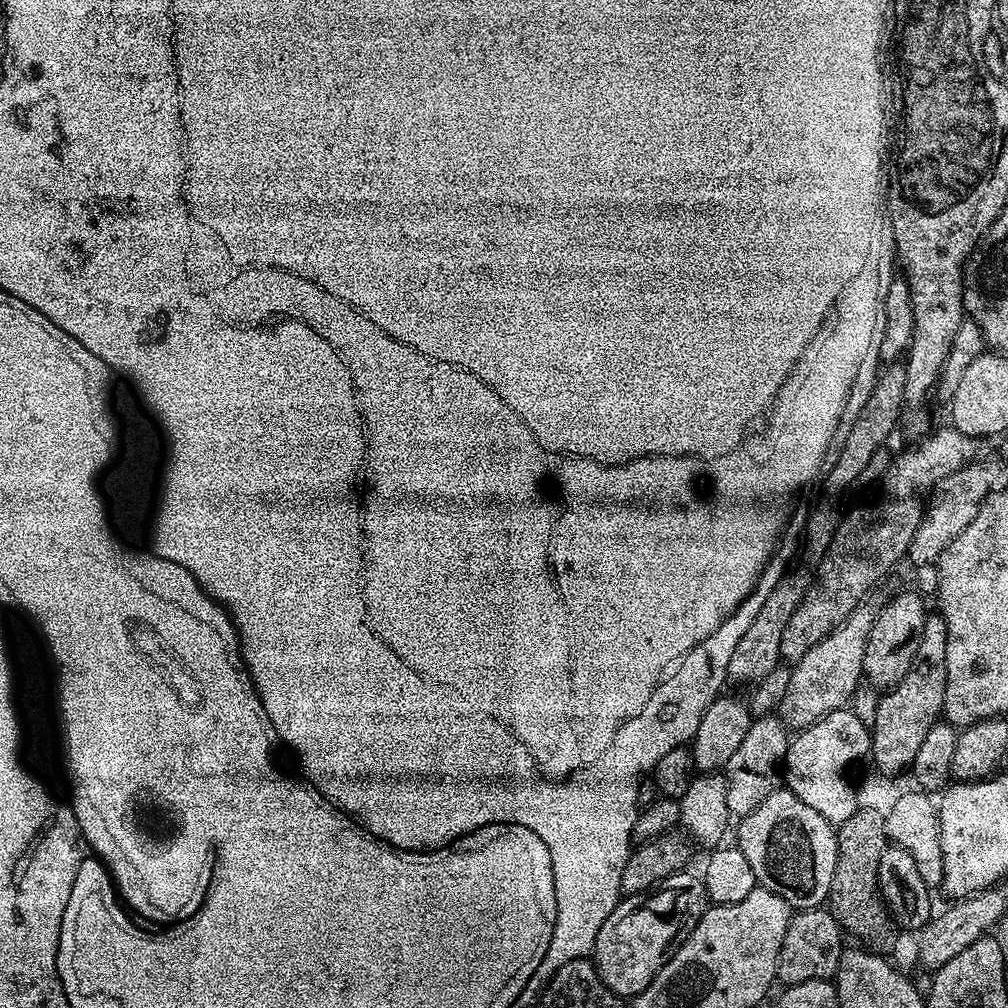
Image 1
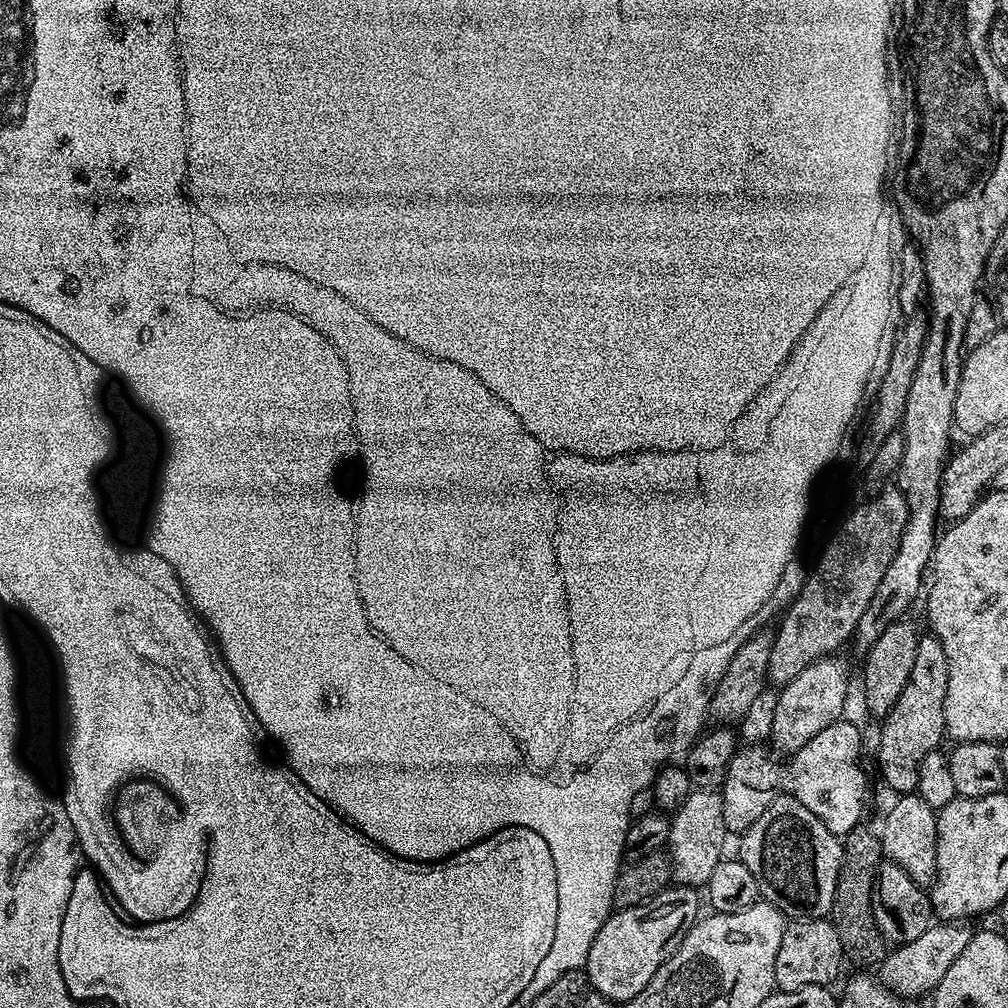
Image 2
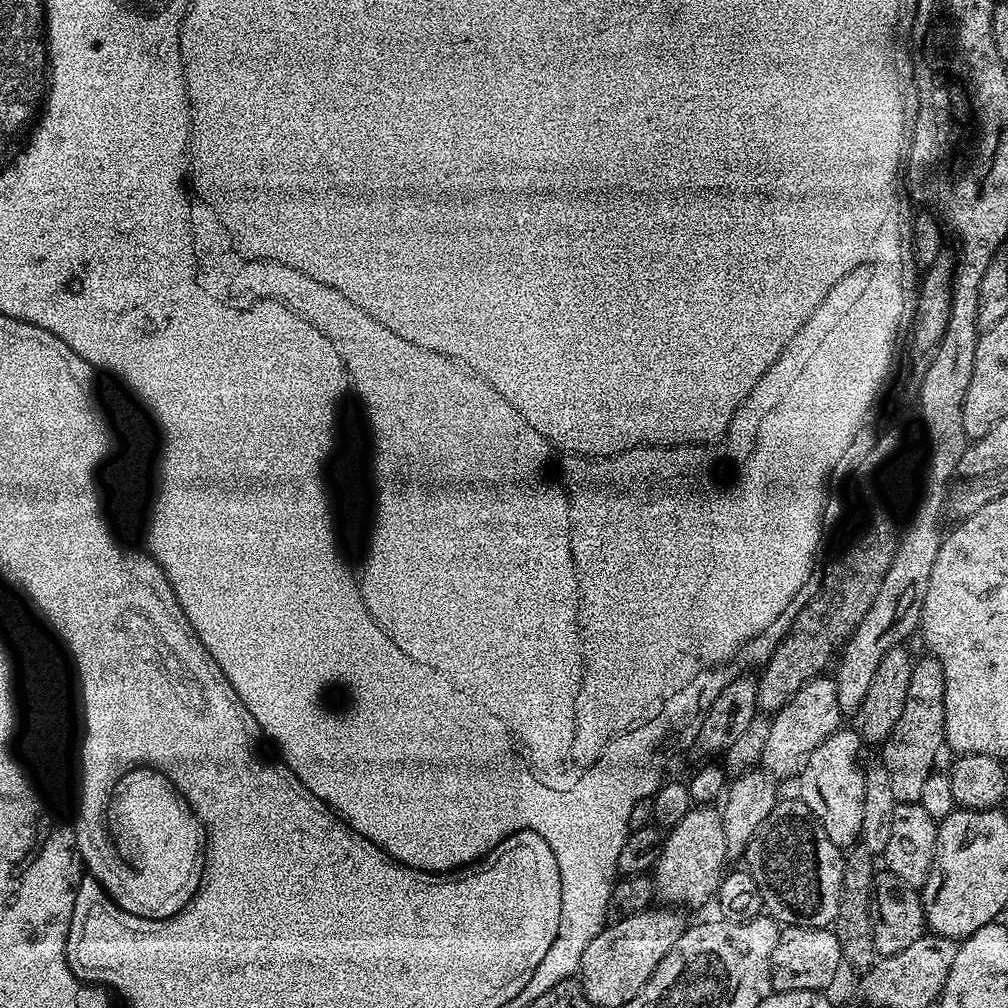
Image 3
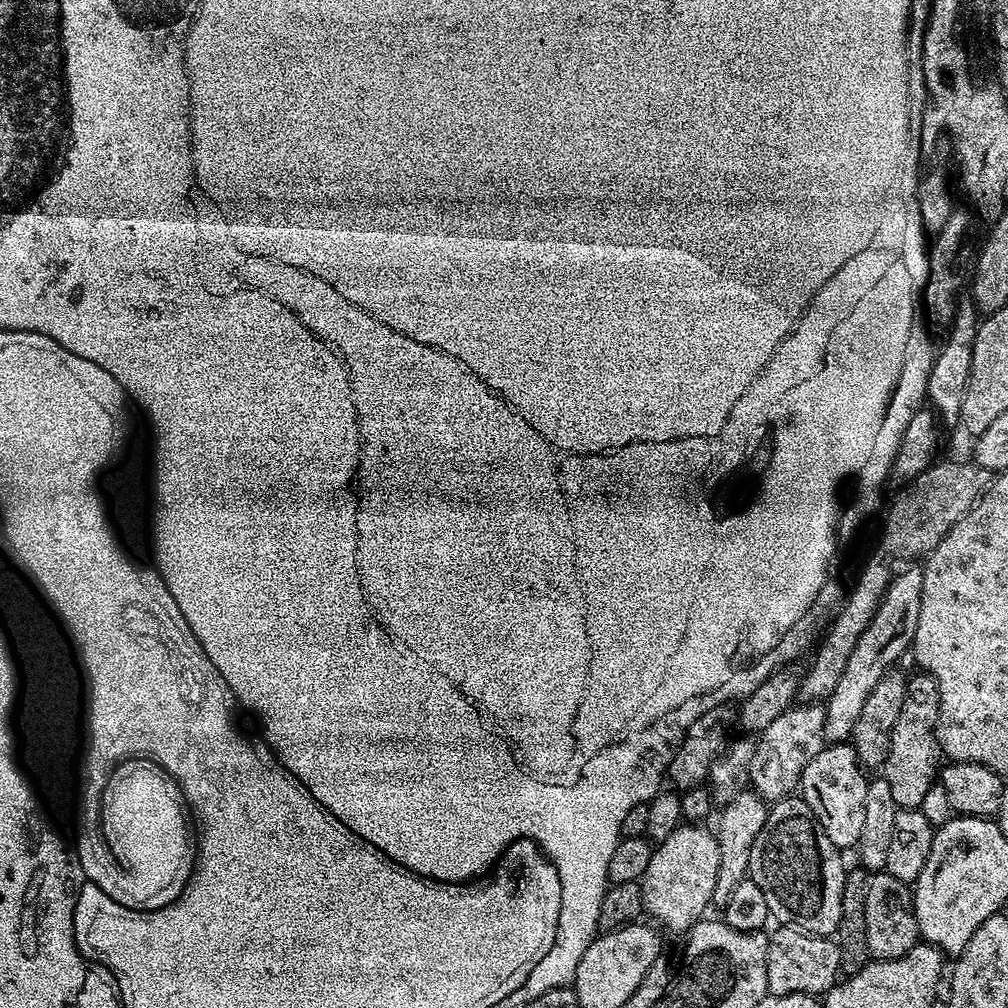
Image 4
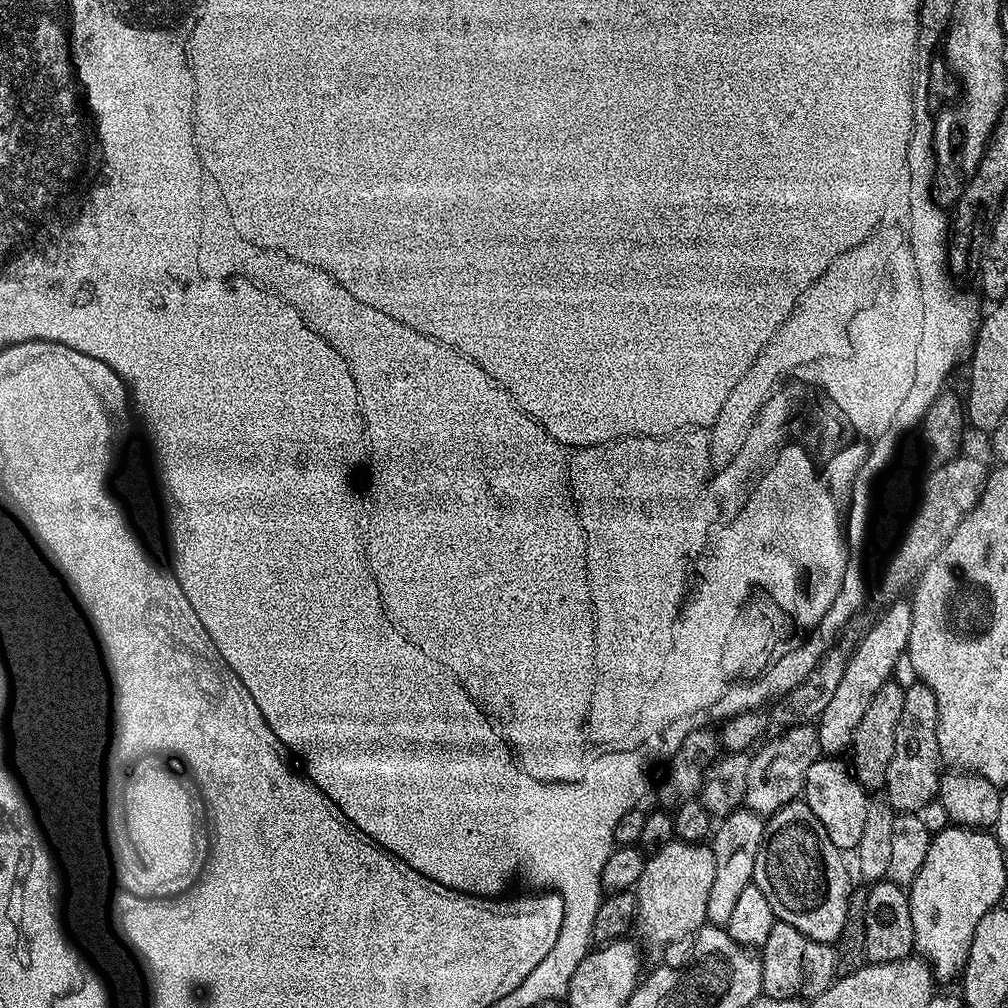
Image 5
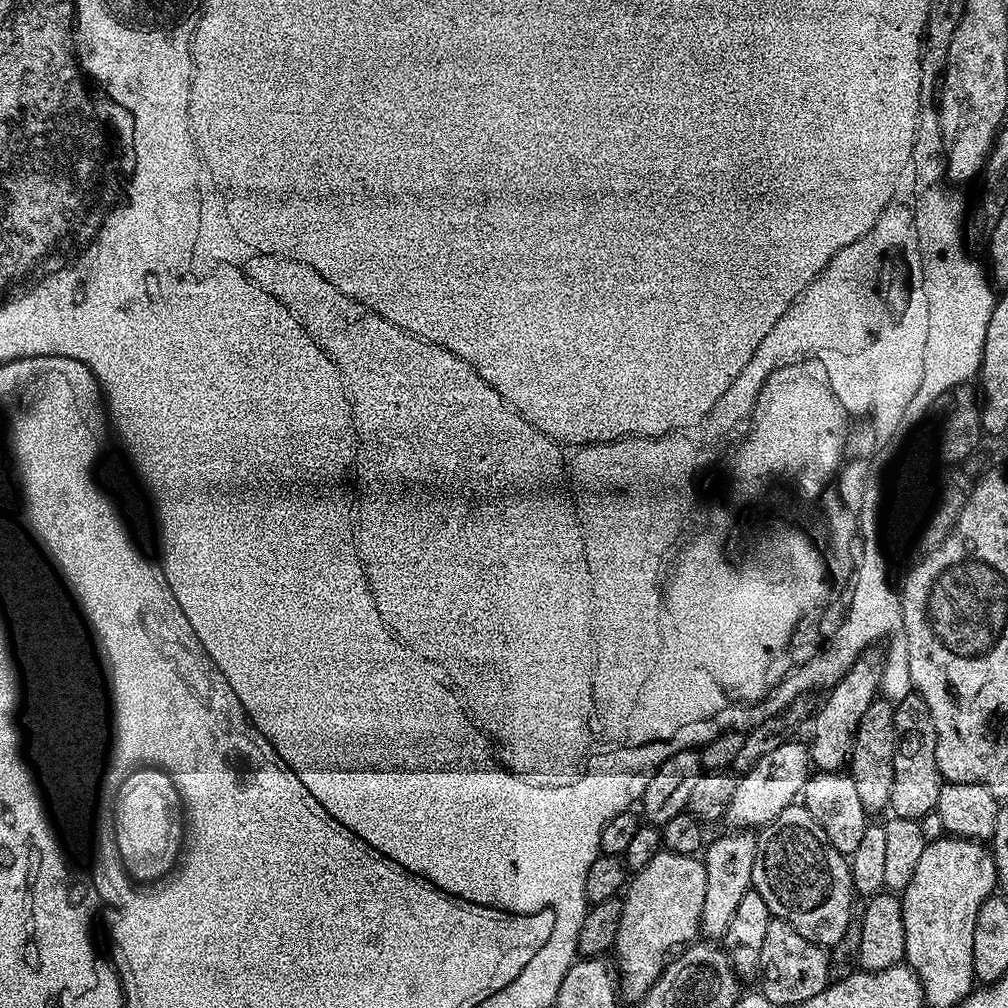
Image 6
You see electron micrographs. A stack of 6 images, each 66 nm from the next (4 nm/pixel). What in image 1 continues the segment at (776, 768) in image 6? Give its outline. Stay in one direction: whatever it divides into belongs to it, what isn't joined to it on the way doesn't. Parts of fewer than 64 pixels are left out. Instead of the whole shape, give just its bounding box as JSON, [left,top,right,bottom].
[778,606,876,729]

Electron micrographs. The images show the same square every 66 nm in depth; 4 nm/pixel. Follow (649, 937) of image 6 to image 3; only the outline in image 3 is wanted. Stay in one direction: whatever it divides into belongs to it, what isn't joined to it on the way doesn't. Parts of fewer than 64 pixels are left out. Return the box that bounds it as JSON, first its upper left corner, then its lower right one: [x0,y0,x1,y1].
[654,806,729,906]

